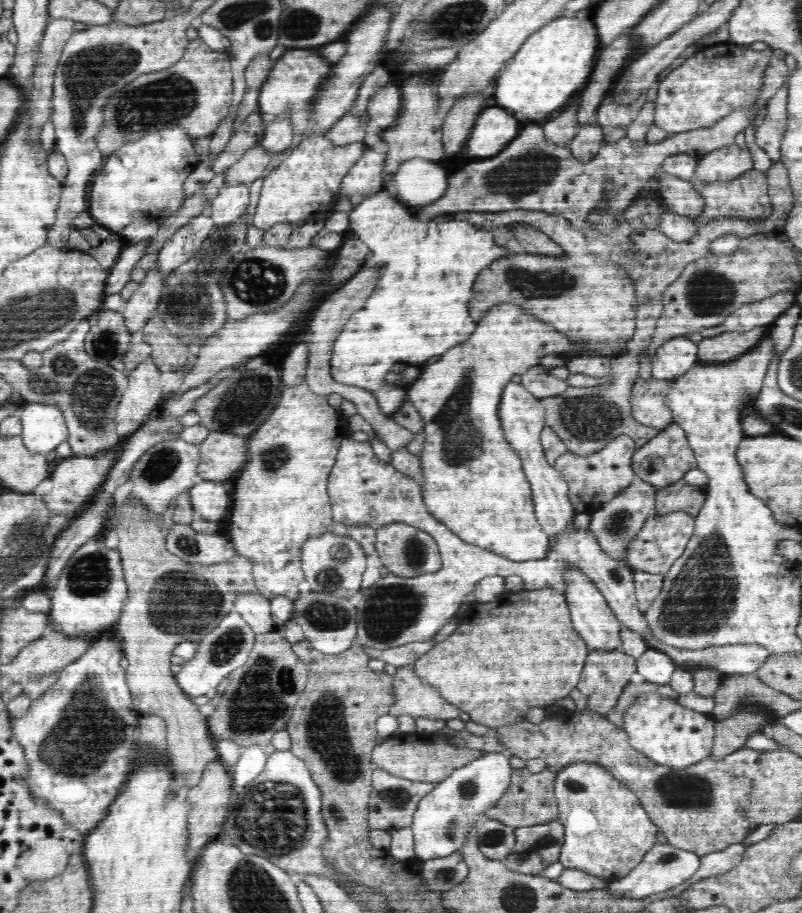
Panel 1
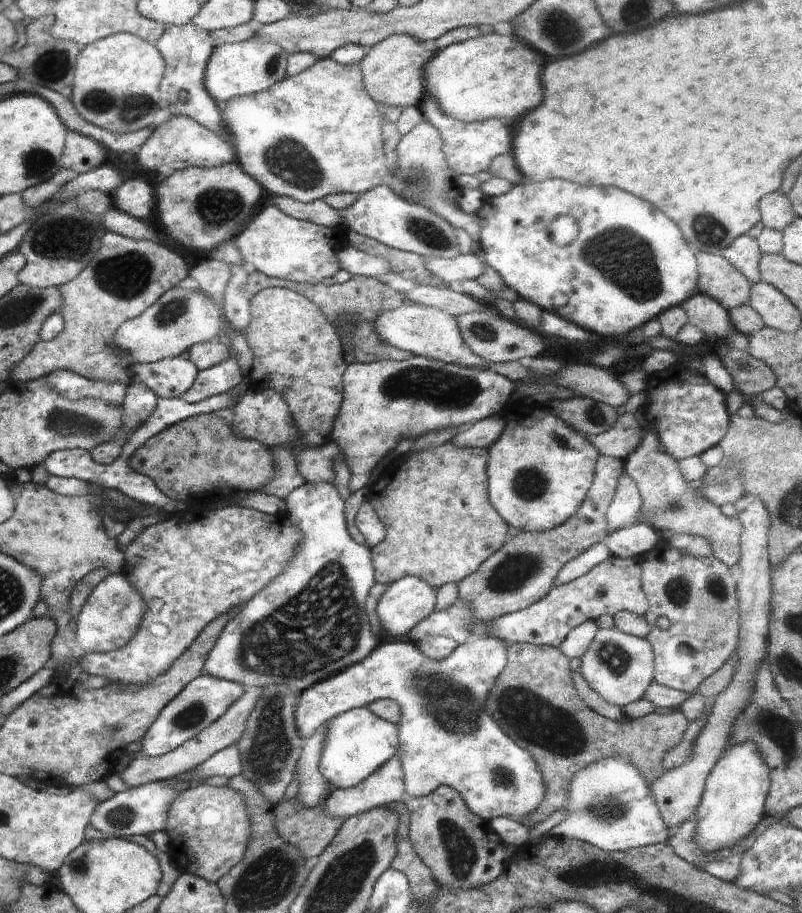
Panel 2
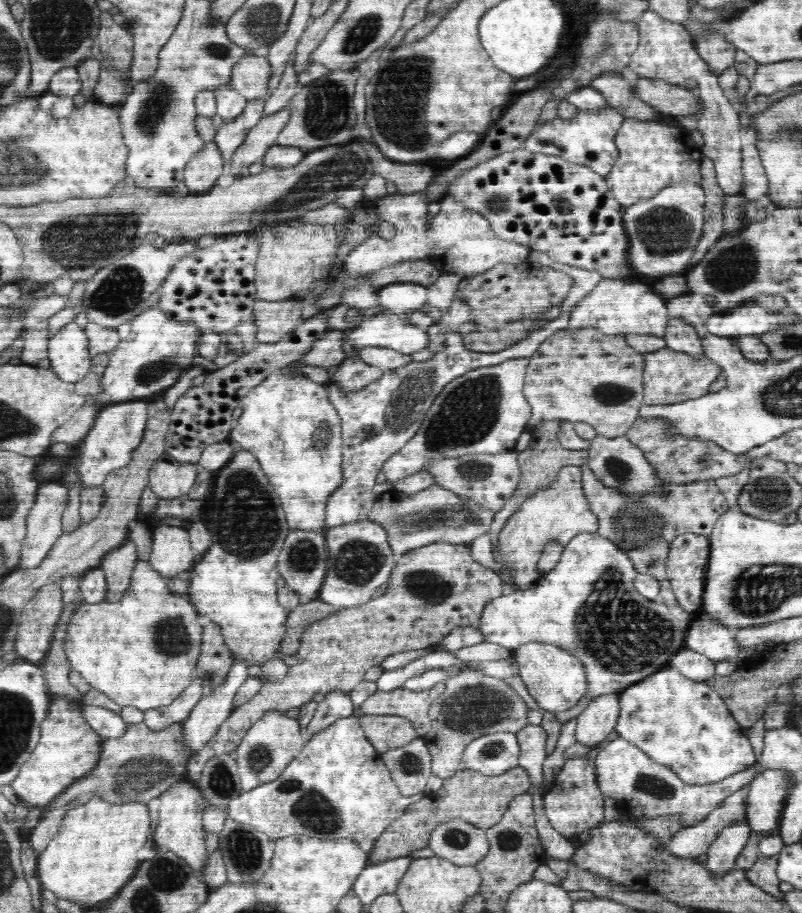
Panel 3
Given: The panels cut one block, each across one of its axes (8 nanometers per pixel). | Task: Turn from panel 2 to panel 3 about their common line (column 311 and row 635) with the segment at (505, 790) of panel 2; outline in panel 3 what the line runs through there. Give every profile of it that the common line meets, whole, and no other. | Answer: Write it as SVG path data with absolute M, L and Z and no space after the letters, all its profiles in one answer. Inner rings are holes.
M696 617L690 620L690 628L686 630L686 649L699 652L715 662L726 660L726 658L736 658L743 651L736 641L736 632L738 632L736 627L728 628L708 617Z

